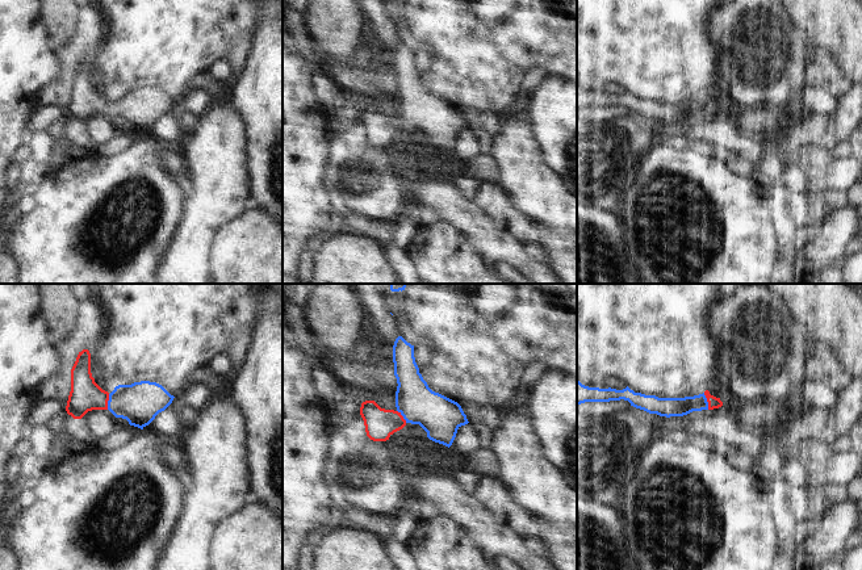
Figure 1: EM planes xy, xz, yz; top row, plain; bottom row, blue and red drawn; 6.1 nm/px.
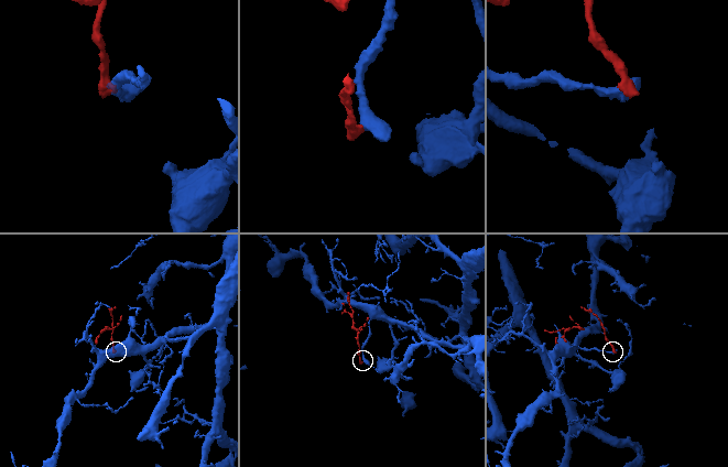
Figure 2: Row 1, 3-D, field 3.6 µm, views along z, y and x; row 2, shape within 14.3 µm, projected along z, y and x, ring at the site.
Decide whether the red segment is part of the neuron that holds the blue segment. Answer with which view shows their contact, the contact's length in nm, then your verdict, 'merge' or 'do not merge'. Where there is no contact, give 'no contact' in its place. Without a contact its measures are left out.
yz | 110 nm | merge

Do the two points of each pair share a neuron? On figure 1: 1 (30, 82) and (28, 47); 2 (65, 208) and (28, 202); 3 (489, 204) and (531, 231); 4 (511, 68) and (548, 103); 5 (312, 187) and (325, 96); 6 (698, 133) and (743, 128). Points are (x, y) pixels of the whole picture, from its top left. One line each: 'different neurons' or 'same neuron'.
1: same neuron
2: different neurons
3: same neuron
4: different neurons
5: different neurons
6: different neurons

